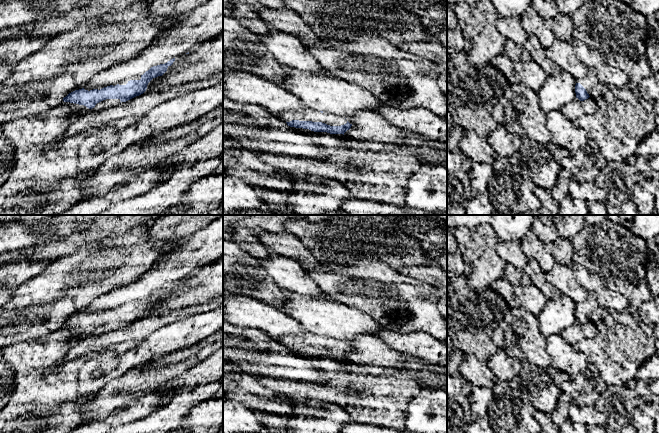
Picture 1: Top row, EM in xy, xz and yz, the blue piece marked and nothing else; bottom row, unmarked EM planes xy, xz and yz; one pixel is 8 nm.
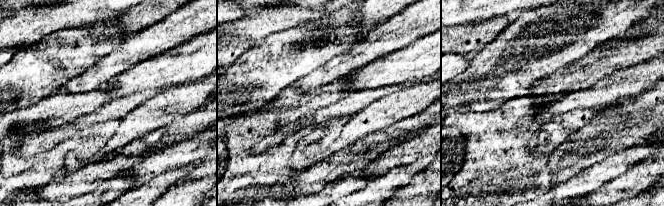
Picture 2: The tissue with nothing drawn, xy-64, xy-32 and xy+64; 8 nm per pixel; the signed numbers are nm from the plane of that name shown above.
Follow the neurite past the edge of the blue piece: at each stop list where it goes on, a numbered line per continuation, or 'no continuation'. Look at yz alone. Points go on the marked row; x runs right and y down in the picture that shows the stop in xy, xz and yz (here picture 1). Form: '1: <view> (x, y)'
1: yz (590, 80)

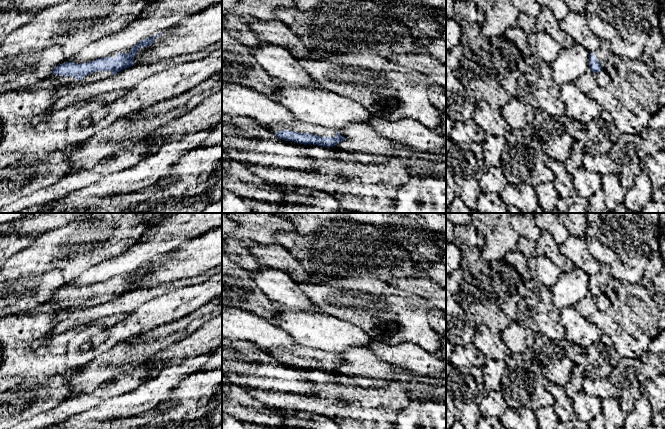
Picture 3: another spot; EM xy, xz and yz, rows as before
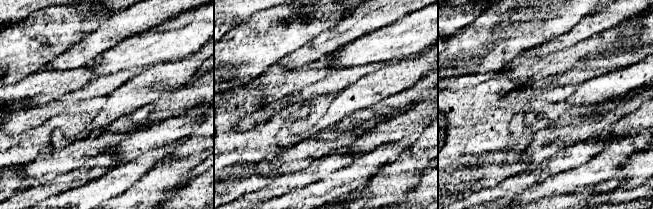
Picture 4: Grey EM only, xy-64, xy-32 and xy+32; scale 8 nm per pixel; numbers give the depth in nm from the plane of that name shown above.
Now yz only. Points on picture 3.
1: yz (603, 53)

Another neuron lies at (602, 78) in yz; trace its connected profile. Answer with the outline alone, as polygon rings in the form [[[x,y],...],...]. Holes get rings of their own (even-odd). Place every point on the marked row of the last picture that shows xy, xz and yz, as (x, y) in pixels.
[[[602,69],[598,73],[587,71],[574,81],[574,84],[585,94],[589,94],[595,87],[606,88],[611,84],[612,80],[608,73]]]

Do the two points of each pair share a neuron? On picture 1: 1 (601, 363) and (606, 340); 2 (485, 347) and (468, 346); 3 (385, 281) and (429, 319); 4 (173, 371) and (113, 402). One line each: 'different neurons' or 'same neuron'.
1: same neuron
2: same neuron
3: same neuron
4: same neuron

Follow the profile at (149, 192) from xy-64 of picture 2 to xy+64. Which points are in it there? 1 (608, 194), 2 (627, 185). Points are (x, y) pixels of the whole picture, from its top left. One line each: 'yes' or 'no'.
1: yes
2: yes

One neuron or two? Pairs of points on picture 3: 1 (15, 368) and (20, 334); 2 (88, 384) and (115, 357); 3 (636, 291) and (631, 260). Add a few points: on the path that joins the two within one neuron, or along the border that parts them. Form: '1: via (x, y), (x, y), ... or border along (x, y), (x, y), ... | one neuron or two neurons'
1: via (17, 360), (17, 342) | one neuron
2: via (92, 376), (107, 360) | one neuron
3: border along (612, 278), (627, 280), (632, 283), (639, 282) | two neurons

